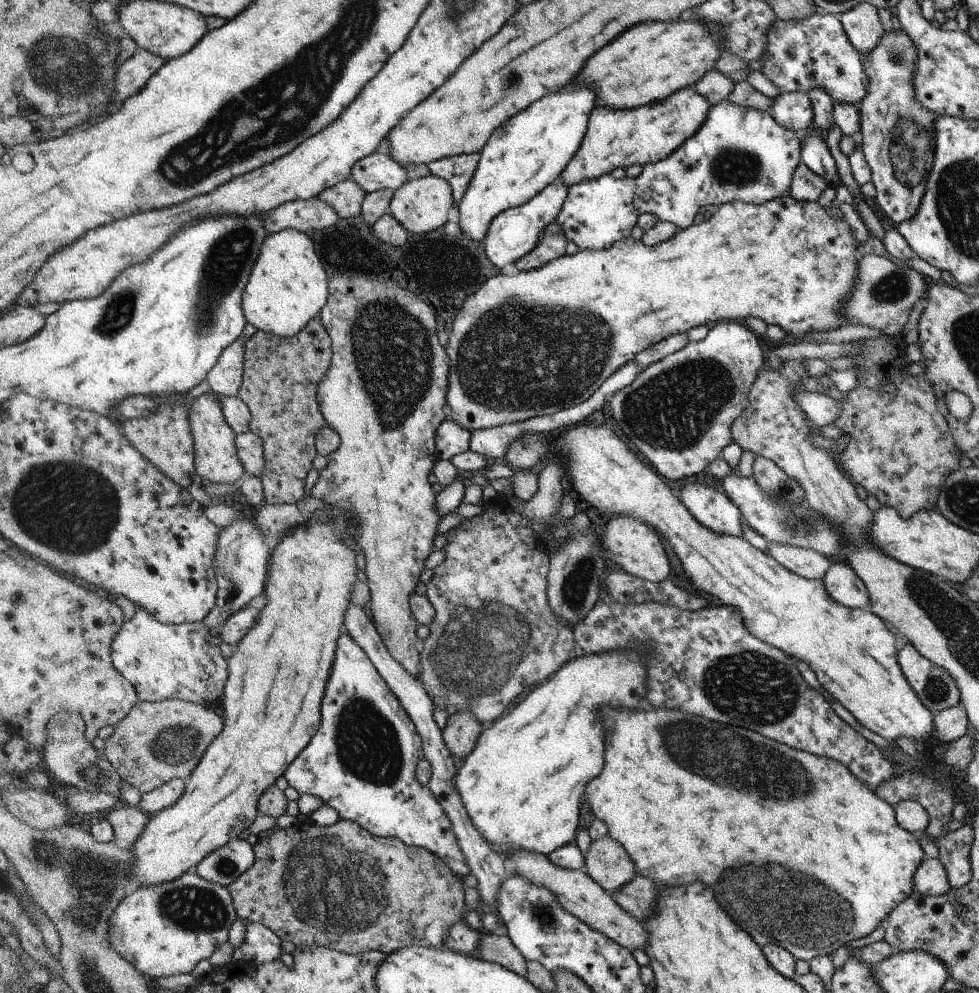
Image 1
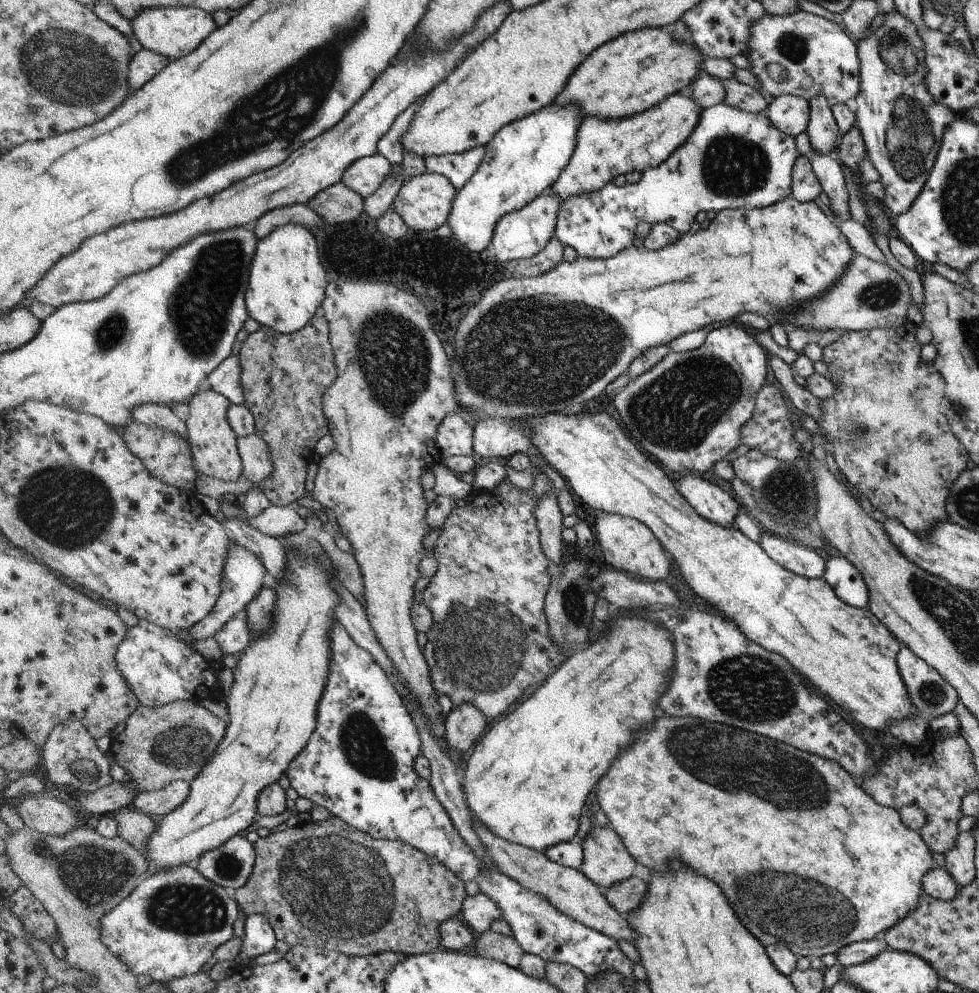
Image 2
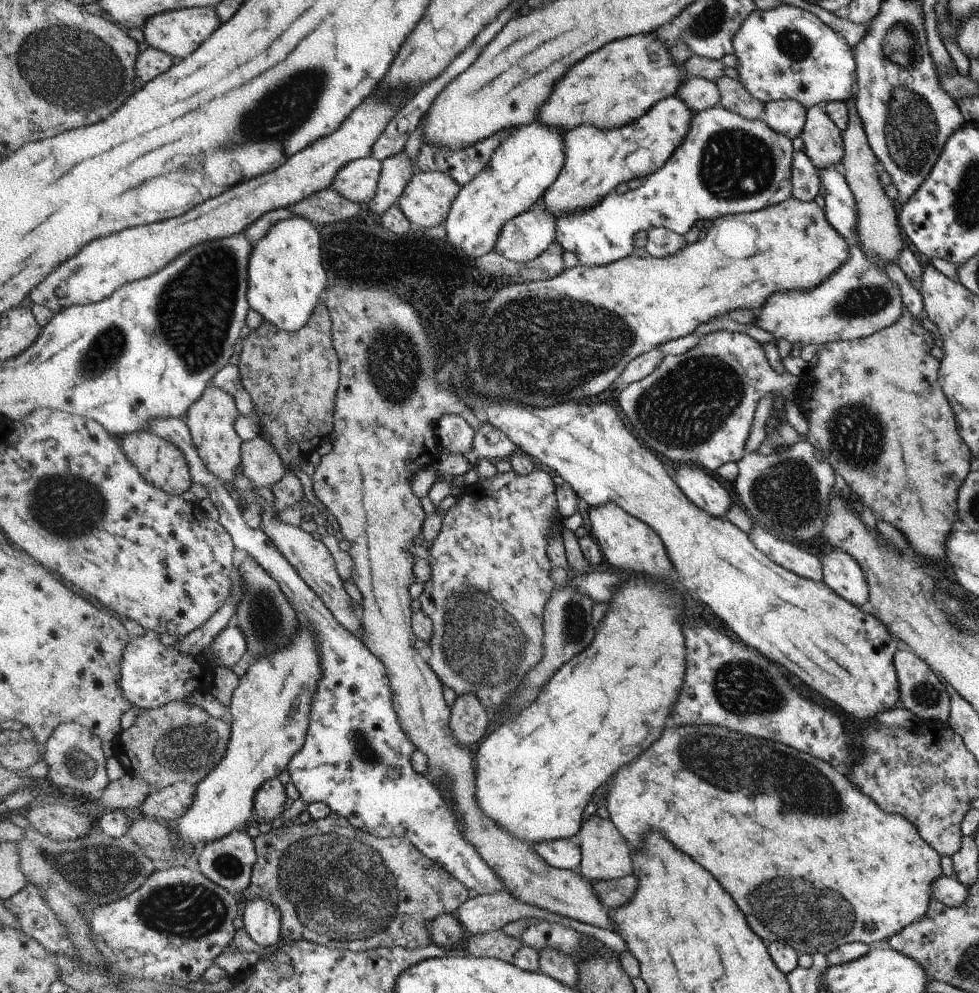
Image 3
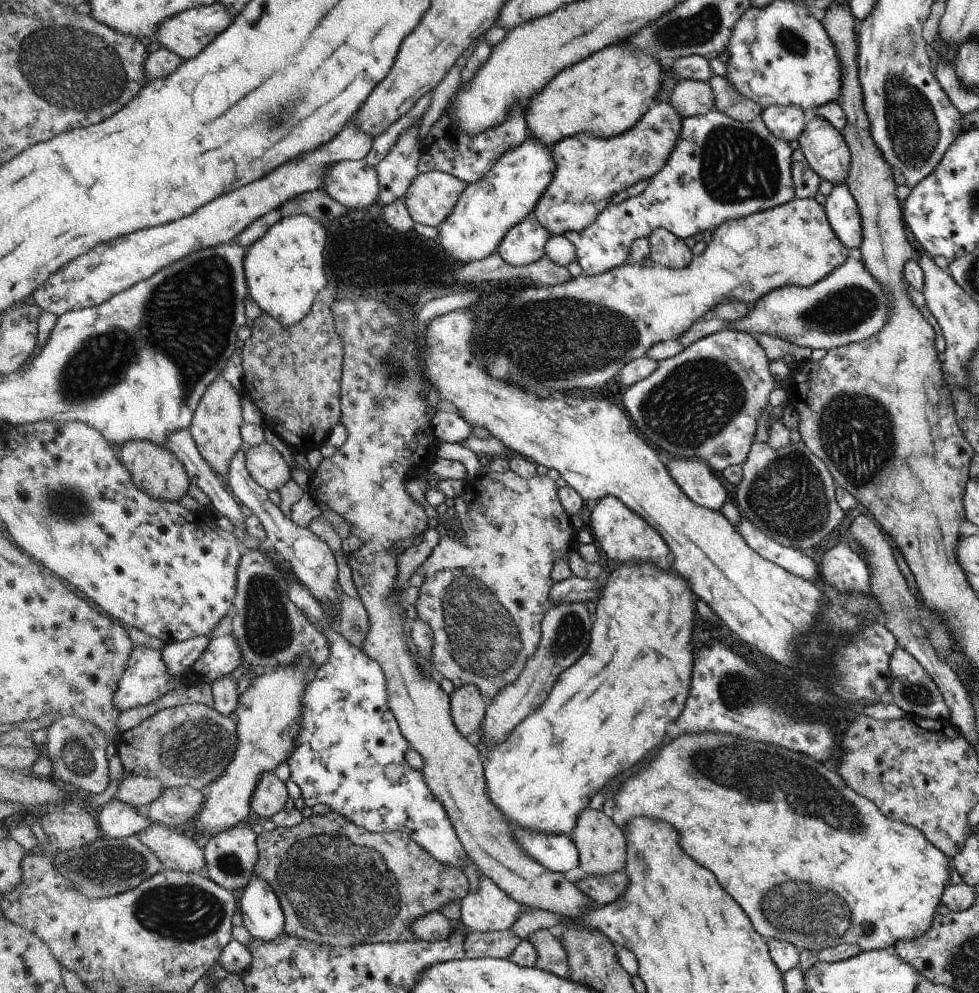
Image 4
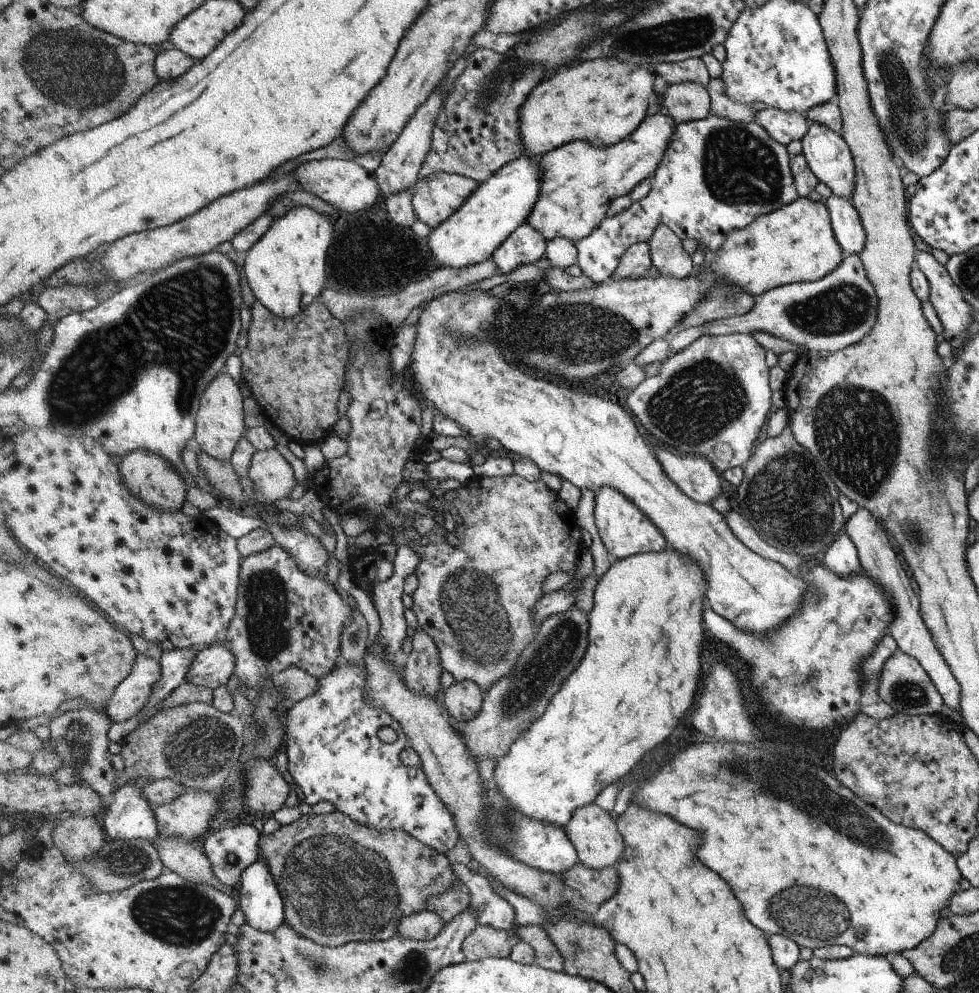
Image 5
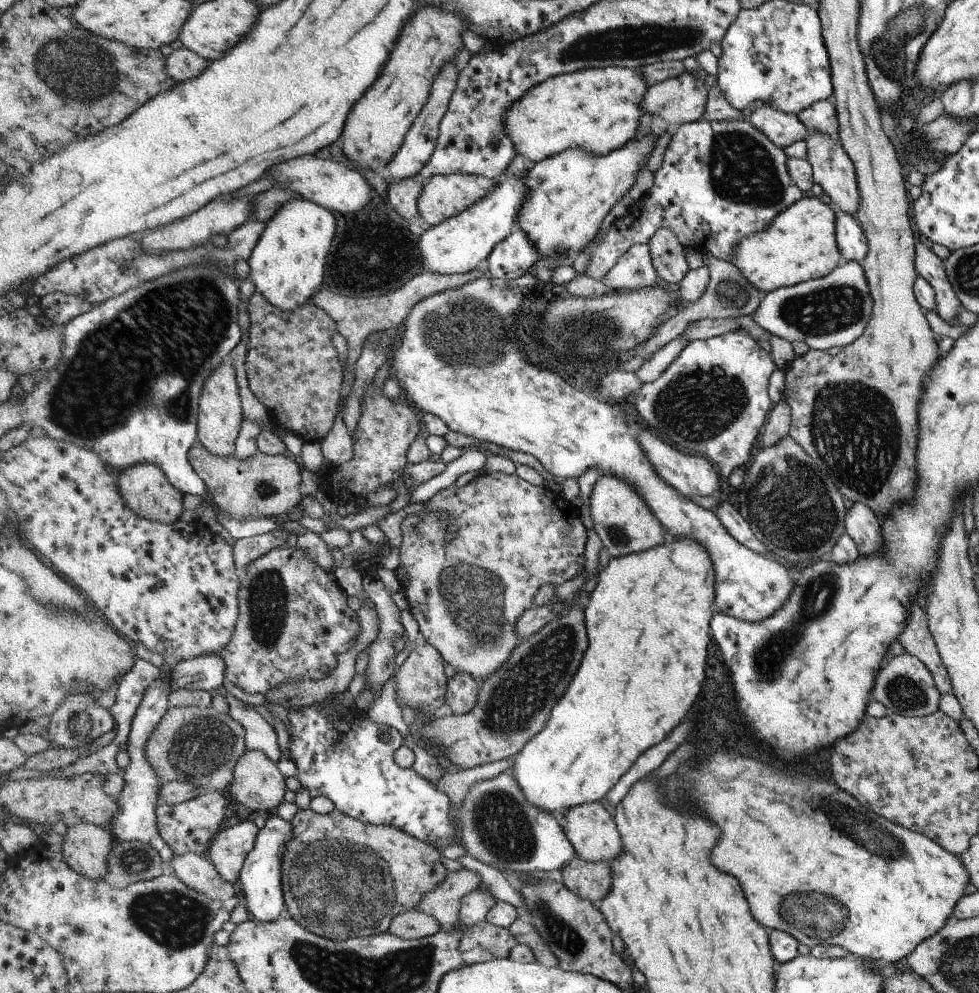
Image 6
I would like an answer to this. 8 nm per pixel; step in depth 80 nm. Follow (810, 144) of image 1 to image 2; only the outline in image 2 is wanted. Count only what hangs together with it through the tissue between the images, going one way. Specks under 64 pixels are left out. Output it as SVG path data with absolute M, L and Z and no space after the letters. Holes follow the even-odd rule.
M808 155L814 171L822 185L823 198L830 210L834 213L839 224L850 219L850 206L848 206L848 190L844 182L844 174L840 164L830 155Z

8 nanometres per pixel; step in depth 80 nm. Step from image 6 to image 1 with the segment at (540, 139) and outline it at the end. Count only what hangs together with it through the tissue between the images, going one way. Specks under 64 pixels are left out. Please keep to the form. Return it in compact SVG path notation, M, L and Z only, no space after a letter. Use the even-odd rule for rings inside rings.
M678 20L666 22L666 24L646 22L642 26L634 26L634 30L626 30L626 34L622 34L622 38L618 38L618 42L610 42L610 46L606 46L606 50L600 50L598 54L594 54L594 58L590 58L590 62L586 62L586 70L582 70L582 74L578 74L578 82L582 82L582 86L594 86L594 91L597 92L596 108L606 107L607 110L618 109L621 111L635 109L664 101L672 93L697 84L717 64L724 50L725 47L719 33L712 31L710 34L709 27L706 27L705 23L700 20L695 22Z

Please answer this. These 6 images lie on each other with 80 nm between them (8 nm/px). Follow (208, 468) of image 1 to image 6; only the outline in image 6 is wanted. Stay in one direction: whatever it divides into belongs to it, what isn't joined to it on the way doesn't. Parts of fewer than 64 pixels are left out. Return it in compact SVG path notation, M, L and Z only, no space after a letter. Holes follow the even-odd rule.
M229 360L216 368L213 375L205 382L205 389L201 396L199 440L217 455L230 456L236 452L236 442L243 420L242 405L236 383L236 369Z

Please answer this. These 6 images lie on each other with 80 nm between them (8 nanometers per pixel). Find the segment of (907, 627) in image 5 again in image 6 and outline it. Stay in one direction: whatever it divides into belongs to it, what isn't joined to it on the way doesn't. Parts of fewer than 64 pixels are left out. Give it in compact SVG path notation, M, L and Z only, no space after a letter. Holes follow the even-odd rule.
M853 502L846 514L846 532L856 542L859 554L870 555L882 544L878 515L864 503ZM914 606L914 622L910 622L910 630L906 630L906 638L902 638L901 644L907 654L916 656L929 667L941 694L953 692L947 668L930 632L927 615L920 606Z

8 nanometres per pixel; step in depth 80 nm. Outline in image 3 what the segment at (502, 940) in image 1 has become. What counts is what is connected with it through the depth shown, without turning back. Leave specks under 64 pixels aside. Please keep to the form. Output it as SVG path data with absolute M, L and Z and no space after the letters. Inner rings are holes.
M500 929L470 936L466 952L476 958L494 957L512 963L522 945L520 938L510 936Z

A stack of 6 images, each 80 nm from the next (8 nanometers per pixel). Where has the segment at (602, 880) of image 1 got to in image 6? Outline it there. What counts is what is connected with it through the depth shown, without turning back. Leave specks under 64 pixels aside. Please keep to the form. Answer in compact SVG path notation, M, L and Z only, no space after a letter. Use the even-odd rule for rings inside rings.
M600 801L582 803L582 806L573 806L561 817L561 826L569 837L576 854L586 861L614 860L622 852L621 833L617 829L617 823L606 811Z

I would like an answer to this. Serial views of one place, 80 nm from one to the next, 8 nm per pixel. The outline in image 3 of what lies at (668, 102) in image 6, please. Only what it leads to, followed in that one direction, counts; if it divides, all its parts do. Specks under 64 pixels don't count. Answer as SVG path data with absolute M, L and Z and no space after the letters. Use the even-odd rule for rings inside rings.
M690 77L682 80L679 94L674 96L684 100L694 114L715 107L721 100L716 83L702 77Z

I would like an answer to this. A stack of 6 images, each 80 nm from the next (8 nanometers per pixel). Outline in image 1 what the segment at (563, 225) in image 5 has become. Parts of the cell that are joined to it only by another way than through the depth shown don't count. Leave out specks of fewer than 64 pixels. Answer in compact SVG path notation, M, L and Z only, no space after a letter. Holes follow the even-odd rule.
M680 89L676 93L672 93L664 101L654 104L641 106L635 109L608 109L606 107L594 108L590 114L588 130L585 134L580 148L577 150L576 156L572 158L564 172L560 176L562 183L568 188L580 184L582 181L589 181L600 178L604 175L610 175L615 168L623 168L626 170L632 165L648 165L657 163L662 159L668 158L676 149L680 149L690 137L697 133L702 124L706 122L708 114L710 114L712 106L708 99L698 91L688 89Z

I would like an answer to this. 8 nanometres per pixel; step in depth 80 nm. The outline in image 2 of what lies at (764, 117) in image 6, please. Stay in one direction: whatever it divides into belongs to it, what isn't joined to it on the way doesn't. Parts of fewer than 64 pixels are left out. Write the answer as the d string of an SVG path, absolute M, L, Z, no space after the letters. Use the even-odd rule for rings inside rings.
M782 95L769 100L767 110L770 122L784 134L795 137L806 132L809 124L809 102L794 95Z

